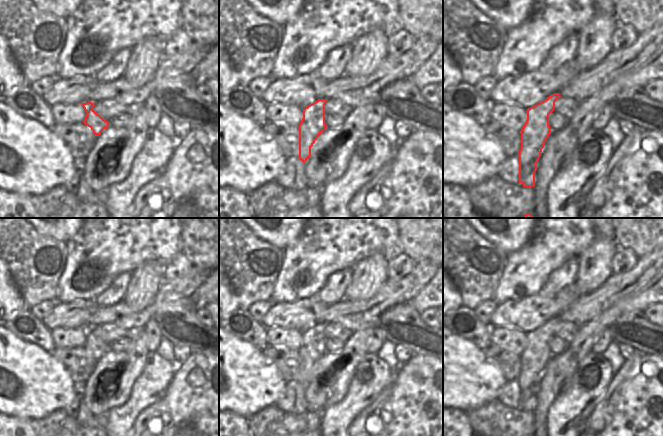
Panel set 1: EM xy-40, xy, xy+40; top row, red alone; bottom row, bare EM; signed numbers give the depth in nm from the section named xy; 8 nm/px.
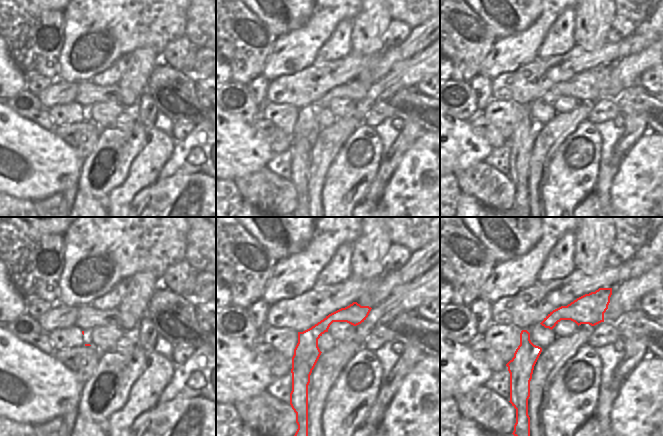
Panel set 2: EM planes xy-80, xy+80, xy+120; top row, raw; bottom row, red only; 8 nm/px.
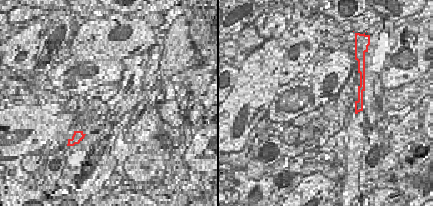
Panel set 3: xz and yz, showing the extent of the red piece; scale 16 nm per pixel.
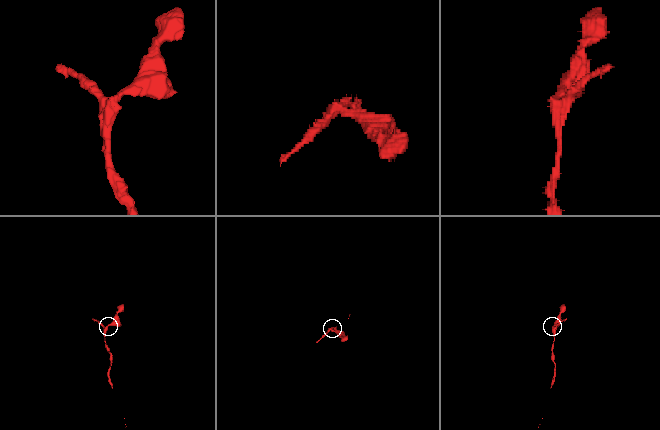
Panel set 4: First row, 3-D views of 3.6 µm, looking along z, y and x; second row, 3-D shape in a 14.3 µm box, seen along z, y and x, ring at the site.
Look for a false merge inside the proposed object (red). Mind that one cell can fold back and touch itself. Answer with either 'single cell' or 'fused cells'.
fused cells

